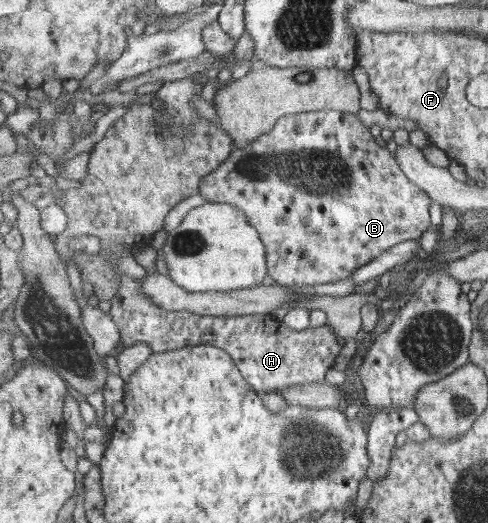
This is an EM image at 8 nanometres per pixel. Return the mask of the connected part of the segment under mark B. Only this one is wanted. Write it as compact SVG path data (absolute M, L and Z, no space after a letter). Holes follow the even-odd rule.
M317 110L311 113L285 116L269 134L257 138L251 146L241 149L235 148L229 161L233 161L233 164L231 164L233 168L229 164L223 164L215 173L203 178L201 193L207 199L207 202L229 203L237 206L237 208L241 208L241 210L245 210L245 214L248 215L253 226L256 226L257 230L260 231L261 238L264 239L265 244L268 246L269 274L277 284L285 285L286 287L319 286L319 284L331 284L331 282L347 280L347 278L353 279L353 274L359 268L367 266L369 262L373 262L375 258L386 254L398 244L405 243L411 239L420 239L432 225L431 206L433 206L433 202L435 201L433 197L423 187L411 182L407 178L407 174L401 170L401 166L399 166L397 158L393 156L393 152L389 148L384 147L379 140L373 138L371 130L368 130L367 126L363 124L362 119L355 113ZM325 174L333 176L333 182L335 182L333 188L329 188L329 190L325 188L325 184L317 186L319 180L321 182L327 180Z

